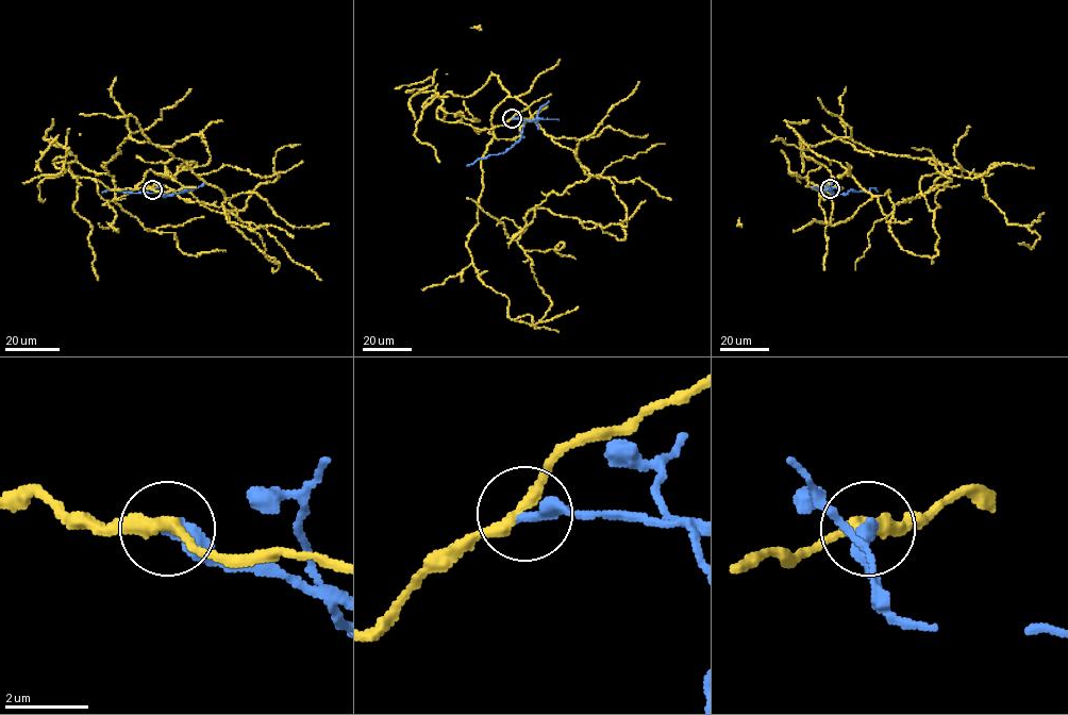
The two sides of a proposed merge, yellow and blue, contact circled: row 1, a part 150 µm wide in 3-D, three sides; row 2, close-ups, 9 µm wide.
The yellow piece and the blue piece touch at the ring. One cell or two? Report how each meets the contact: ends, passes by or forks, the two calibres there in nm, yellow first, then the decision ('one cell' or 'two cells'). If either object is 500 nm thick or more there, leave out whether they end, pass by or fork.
yellow passes by; blue ends; calibres 300 and 400 nm; two cells

